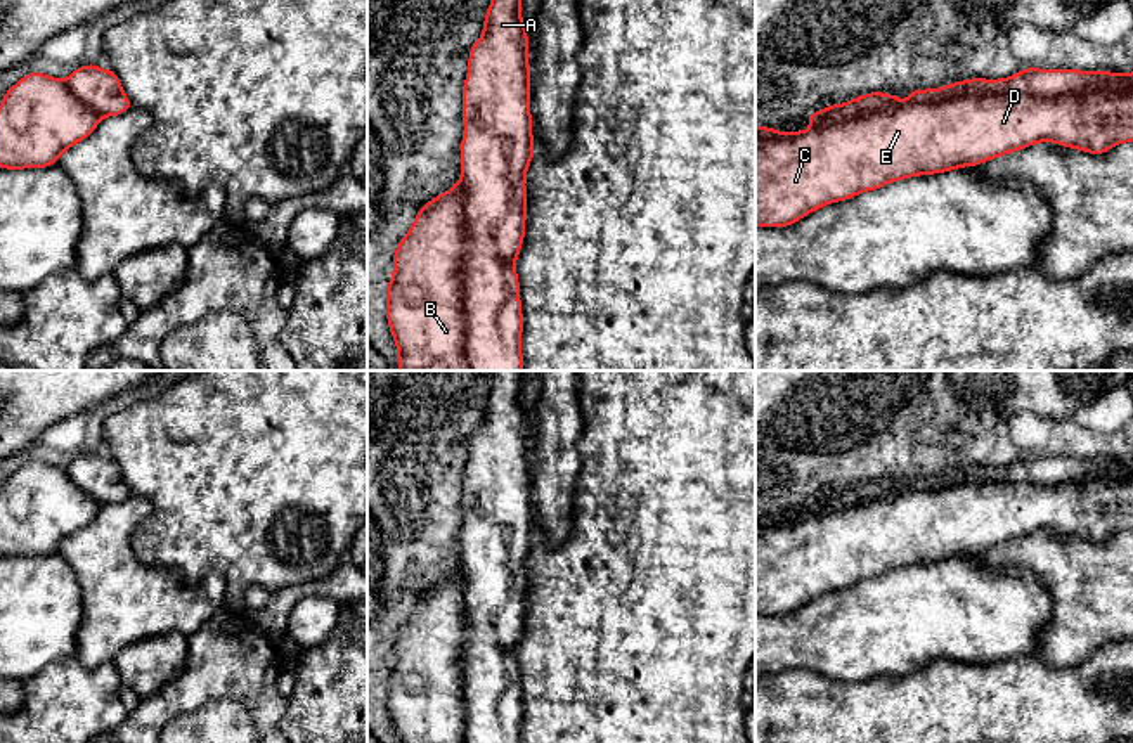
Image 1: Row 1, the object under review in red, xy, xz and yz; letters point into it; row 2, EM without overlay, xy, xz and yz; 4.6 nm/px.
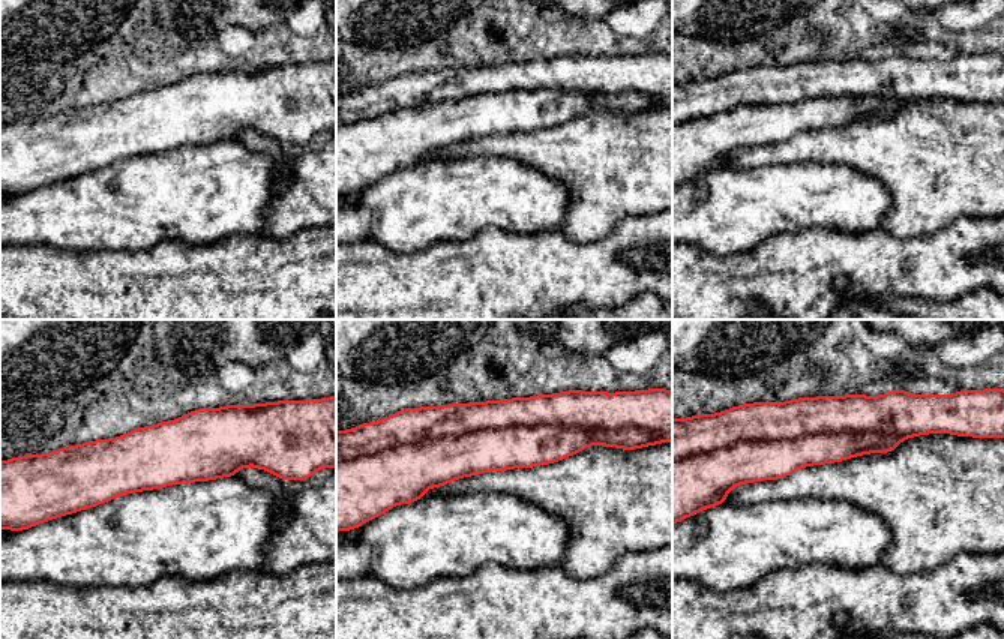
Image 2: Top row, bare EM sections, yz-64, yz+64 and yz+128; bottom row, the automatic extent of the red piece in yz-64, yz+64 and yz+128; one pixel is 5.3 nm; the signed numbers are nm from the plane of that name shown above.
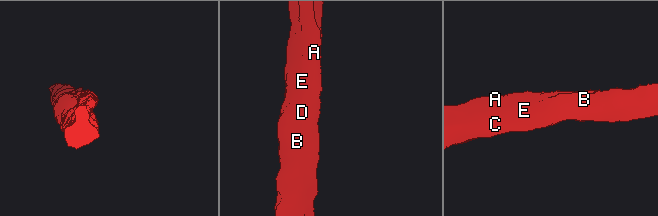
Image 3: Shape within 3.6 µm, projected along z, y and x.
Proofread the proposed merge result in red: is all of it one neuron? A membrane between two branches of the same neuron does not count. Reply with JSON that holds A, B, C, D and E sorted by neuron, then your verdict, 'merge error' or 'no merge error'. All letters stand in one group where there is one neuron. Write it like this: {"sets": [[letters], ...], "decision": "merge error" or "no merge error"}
{"sets": [["A", "B", "C", "D", "E"]], "decision": "no merge error"}

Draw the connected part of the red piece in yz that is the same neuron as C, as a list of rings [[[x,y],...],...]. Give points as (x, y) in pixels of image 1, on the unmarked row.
[[[1033,454],[1010,466],[972,466],[942,476],[915,476],[906,492],[894,481],[863,481],[845,492],[813,499],[804,507],[818,516],[793,521],[792,514],[787,514],[787,521],[781,523],[774,516],[755,514],[755,615],[788,615],[825,592],[847,589],[890,570],[982,552],[1038,530],[1048,528],[1100,544],[1117,532],[1133,528],[1133,461]]]

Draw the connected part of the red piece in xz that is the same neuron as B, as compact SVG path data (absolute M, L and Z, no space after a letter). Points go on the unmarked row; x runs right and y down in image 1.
M492 371L483 423L469 438L463 475L461 568L418 598L393 641L395 663L385 684L398 743L521 743L515 649L525 625L525 566L535 542L521 384L521 371Z

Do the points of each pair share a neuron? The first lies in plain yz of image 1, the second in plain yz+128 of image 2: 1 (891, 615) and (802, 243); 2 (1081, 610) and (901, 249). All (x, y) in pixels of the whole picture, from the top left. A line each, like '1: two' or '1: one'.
1: two
2: two

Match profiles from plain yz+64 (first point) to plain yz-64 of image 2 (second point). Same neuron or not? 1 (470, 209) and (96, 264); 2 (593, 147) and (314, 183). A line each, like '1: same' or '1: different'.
1: different
2: same

